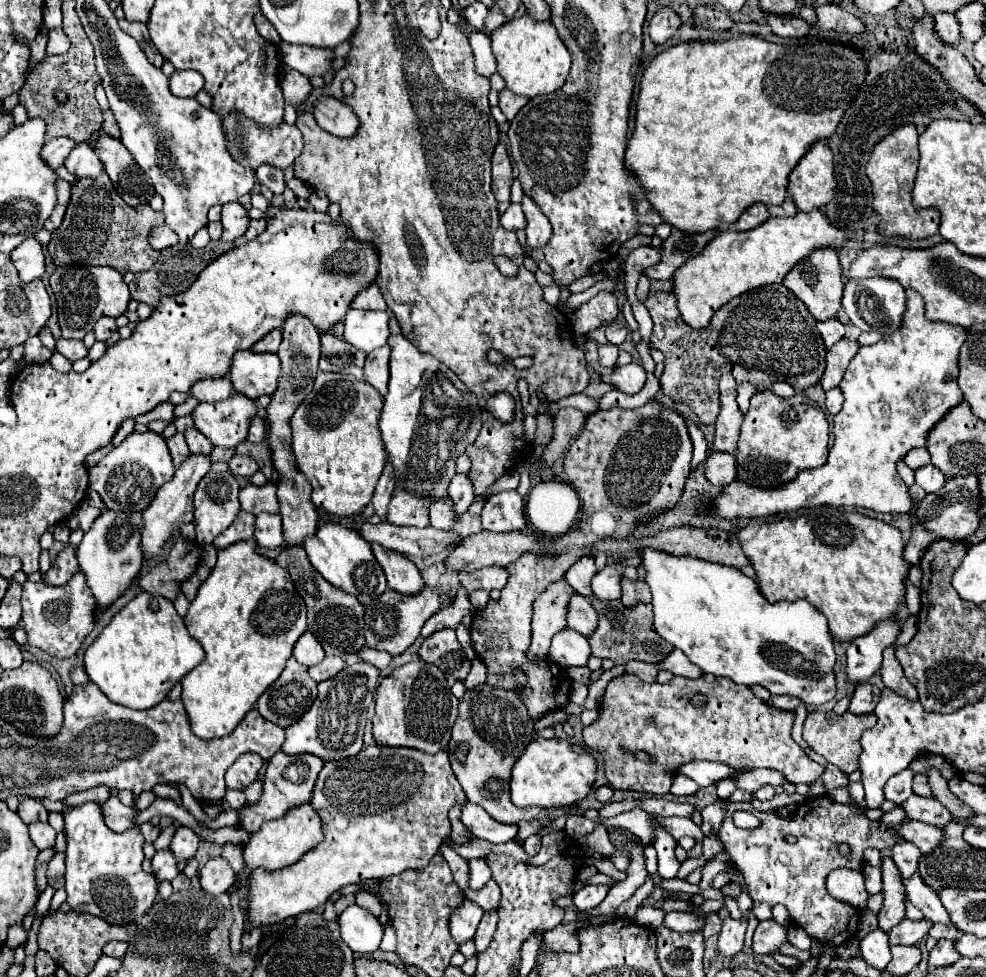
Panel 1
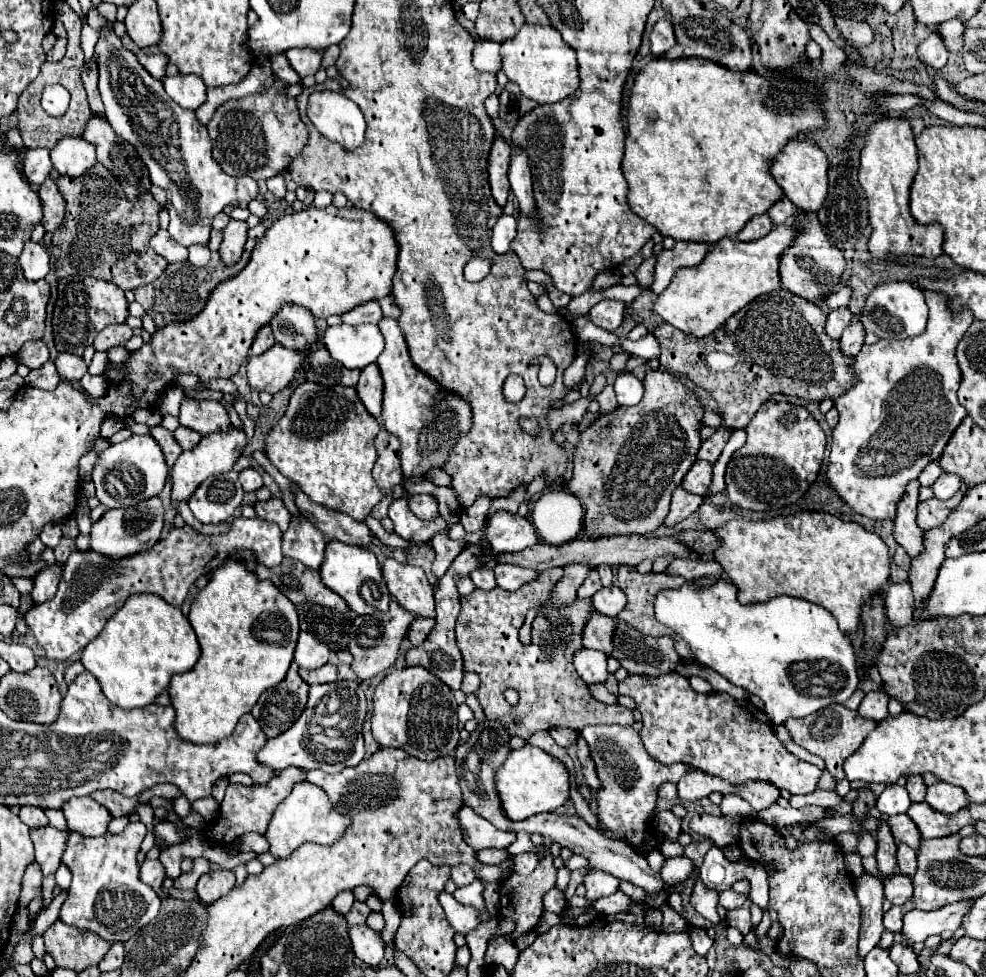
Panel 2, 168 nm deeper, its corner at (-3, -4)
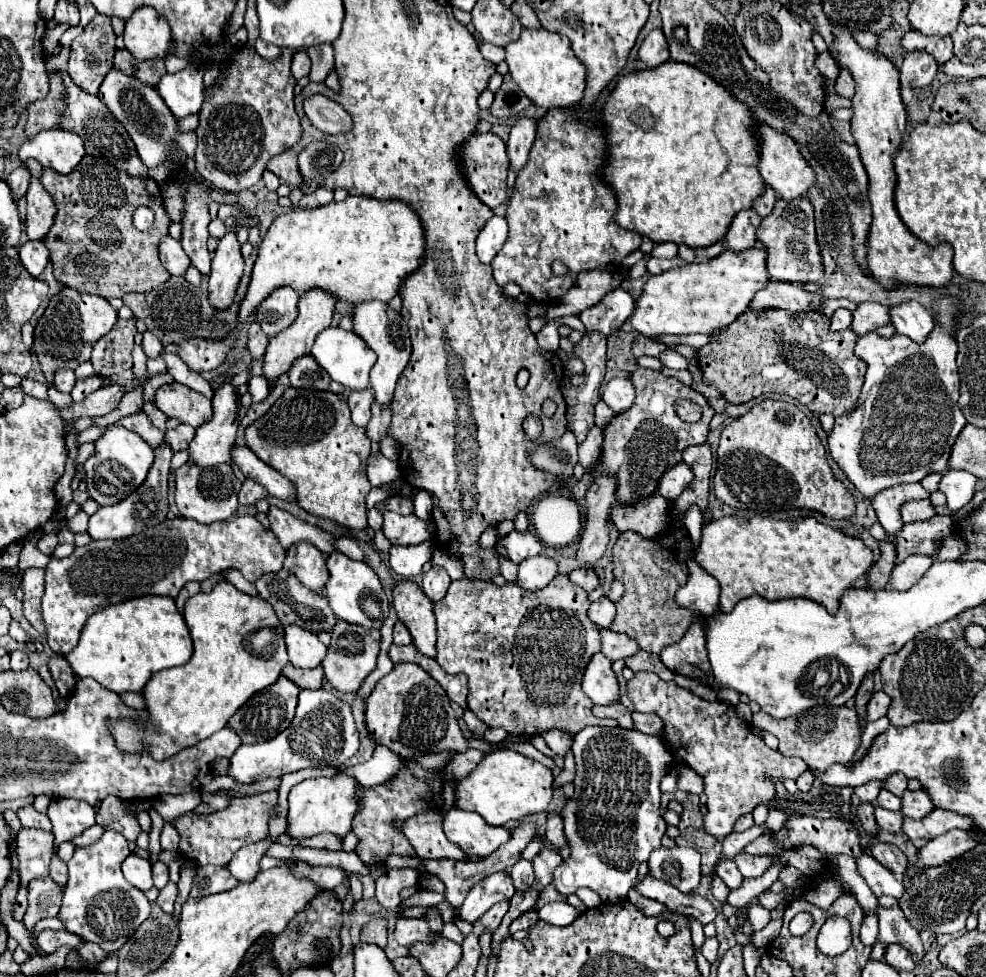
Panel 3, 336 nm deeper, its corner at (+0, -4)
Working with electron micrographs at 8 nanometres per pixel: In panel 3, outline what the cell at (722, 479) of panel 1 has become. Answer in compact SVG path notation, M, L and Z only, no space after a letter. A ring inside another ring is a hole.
M679 462L673 468L667 468L667 472L663 472L663 480L659 480L659 494L671 502L691 484L691 480L693 480L691 468Z

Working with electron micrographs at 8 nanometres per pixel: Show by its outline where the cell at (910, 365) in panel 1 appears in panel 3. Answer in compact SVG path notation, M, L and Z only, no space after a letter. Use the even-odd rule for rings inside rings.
M943 296L935 300L935 330L919 346L911 338L895 334L883 338L877 332L867 332L855 346L855 354L867 362L865 384L861 390L859 406L847 416L835 420L835 428L829 434L829 452L855 488L865 496L873 498L877 492L907 484L921 482L927 474L947 472L951 448L967 424L963 412L957 406L959 400L959 374L957 374L957 342L953 338L953 324L961 314L961 302L955 296Z

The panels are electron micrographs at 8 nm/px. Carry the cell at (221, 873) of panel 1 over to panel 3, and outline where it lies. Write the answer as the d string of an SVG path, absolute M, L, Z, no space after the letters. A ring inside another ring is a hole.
M213 864L199 866L197 876L193 880L193 888L191 888L191 898L227 892L227 890L233 890L237 884L239 882L231 876L231 872L227 868L219 868Z

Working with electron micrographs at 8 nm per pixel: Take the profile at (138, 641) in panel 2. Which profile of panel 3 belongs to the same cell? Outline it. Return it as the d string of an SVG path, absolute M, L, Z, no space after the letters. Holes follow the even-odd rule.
M143 596L107 606L95 612L81 632L79 644L65 654L71 670L79 678L95 678L113 692L141 692L149 678L165 668L189 662L193 642L175 600L165 596Z

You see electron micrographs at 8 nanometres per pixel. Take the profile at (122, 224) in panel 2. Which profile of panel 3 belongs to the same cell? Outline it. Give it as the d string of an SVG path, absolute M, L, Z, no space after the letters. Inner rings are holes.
M87 154L79 168L67 176L43 168L41 184L57 206L55 224L43 242L51 250L53 274L59 282L79 292L123 298L129 292L151 292L169 280L169 272L159 262L159 244L169 234L171 218L165 212L161 188L155 180L127 176L113 164ZM139 206L153 210L153 232L141 232L133 226L133 212Z

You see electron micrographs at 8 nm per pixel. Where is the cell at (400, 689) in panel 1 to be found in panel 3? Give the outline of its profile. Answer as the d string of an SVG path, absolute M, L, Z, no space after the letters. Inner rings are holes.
M397 664L377 682L375 690L367 698L365 722L375 742L387 746L401 760L443 750L465 752L469 746L488 754L489 744L492 744L475 737L470 741L463 738L451 704L447 696L443 696L443 688L439 688L439 684L435 684L435 680L431 680L431 676L427 676L427 672L417 664Z

